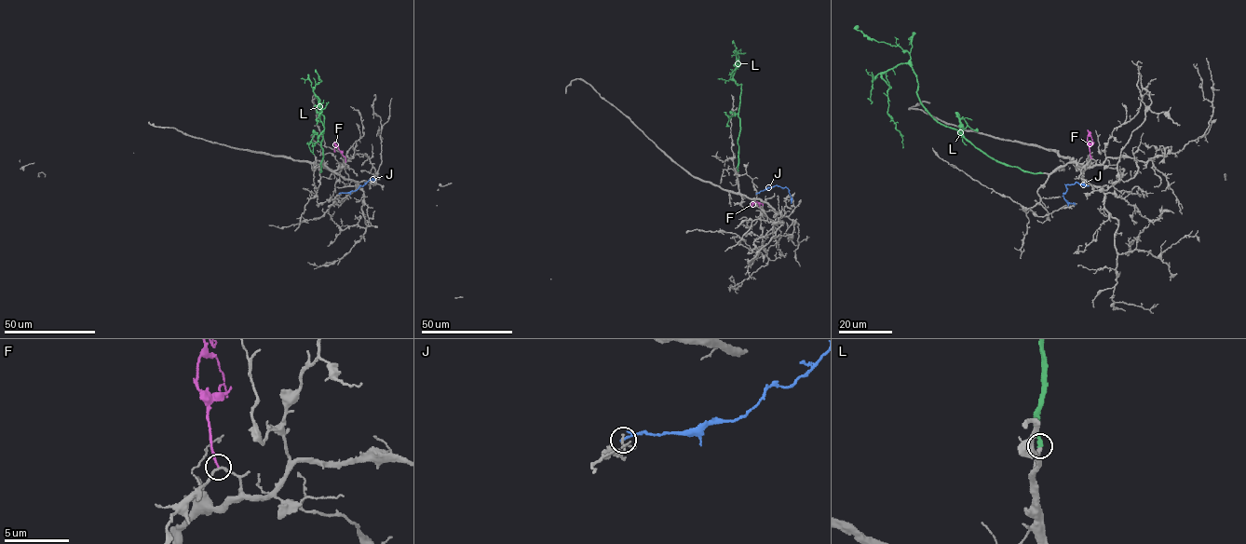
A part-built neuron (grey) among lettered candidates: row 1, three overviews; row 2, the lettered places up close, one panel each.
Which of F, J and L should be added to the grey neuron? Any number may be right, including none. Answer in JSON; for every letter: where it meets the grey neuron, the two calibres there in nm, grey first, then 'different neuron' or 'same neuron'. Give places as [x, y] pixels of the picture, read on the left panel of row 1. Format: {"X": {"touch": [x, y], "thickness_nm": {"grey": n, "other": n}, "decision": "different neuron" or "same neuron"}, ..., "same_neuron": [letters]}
{"F": {"touch": [345, 162], "thickness_nm": {"grey": 180, "other": 180}, "decision": "different neuron"}, "J": {"touch": [339, 194], "thickness_nm": {"grey": 180, "other": 200}, "decision": "different neuron"}, "L": {"touch": [320, 171], "thickness_nm": {"grey": 320, "other": 280}, "decision": "same neuron"}, "same_neuron": ["L"]}

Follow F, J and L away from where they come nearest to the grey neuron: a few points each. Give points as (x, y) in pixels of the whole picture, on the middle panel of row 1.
F: (763, 205), (755, 202), (751, 206)
J: (756, 193), (776, 185), (786, 187), (791, 203)
L: (738, 170), (741, 85), (738, 85), (733, 77), (738, 60), (737, 63), (741, 63), (731, 74)

